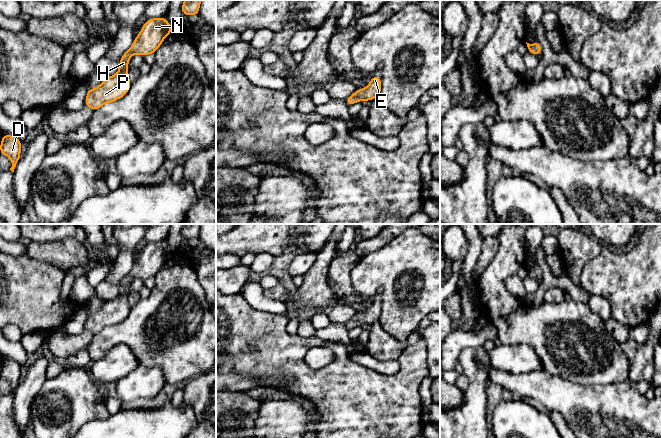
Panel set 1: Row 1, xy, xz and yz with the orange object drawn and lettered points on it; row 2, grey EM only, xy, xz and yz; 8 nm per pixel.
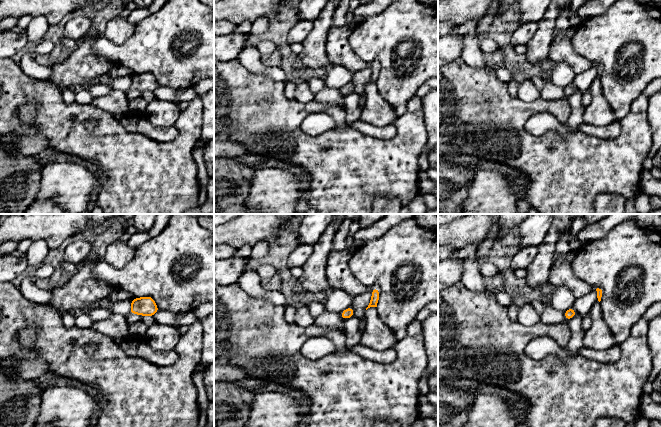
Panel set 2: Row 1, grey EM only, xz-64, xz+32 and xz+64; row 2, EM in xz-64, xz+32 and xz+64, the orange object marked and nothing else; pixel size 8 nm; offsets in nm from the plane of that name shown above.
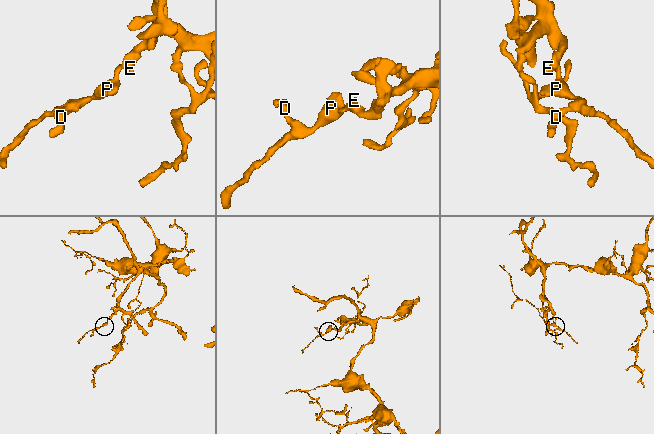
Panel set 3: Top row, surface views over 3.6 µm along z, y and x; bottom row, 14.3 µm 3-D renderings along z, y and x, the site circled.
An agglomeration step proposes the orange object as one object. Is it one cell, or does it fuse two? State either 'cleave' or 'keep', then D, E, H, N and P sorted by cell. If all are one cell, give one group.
keep; D E H N P

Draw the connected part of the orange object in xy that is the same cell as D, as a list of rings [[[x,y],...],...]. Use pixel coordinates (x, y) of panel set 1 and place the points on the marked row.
[[[4,135],[1,140],[0,154],[7,155],[11,162],[12,167],[10,170],[14,172],[14,169],[18,163],[21,153],[21,141],[12,135]]]

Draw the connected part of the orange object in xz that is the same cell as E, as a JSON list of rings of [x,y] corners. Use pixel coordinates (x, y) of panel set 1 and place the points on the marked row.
[[[378,75],[374,76],[370,80],[370,84],[364,89],[358,89],[356,92],[349,96],[345,101],[348,105],[352,105],[358,101],[370,101],[371,99],[380,96],[381,91],[381,79]]]

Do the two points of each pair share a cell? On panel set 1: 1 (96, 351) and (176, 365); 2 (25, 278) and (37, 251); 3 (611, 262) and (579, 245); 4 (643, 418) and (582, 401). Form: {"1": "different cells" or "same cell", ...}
{"1": "same cell", "2": "different cells", "3": "different cells", "4": "same cell"}

